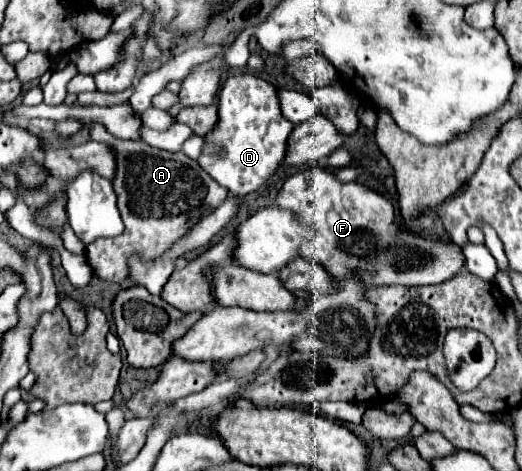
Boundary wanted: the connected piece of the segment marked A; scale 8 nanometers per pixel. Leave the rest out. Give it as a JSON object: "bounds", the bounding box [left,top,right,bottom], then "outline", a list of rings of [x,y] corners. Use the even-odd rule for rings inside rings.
{"bounds":[87,123,229,283],"outline":[[[89,123],[89,133],[93,141],[109,143],[117,153],[117,173],[113,179],[113,189],[117,193],[117,207],[125,223],[125,231],[119,237],[97,239],[87,245],[87,261],[93,273],[105,281],[121,283],[129,277],[127,259],[131,255],[157,259],[161,253],[173,247],[201,217],[205,217],[205,207],[215,209],[227,199],[229,191],[217,181],[213,181],[197,161],[189,159],[185,153],[169,153],[147,145],[145,141],[121,141],[115,139],[103,123]]]}

